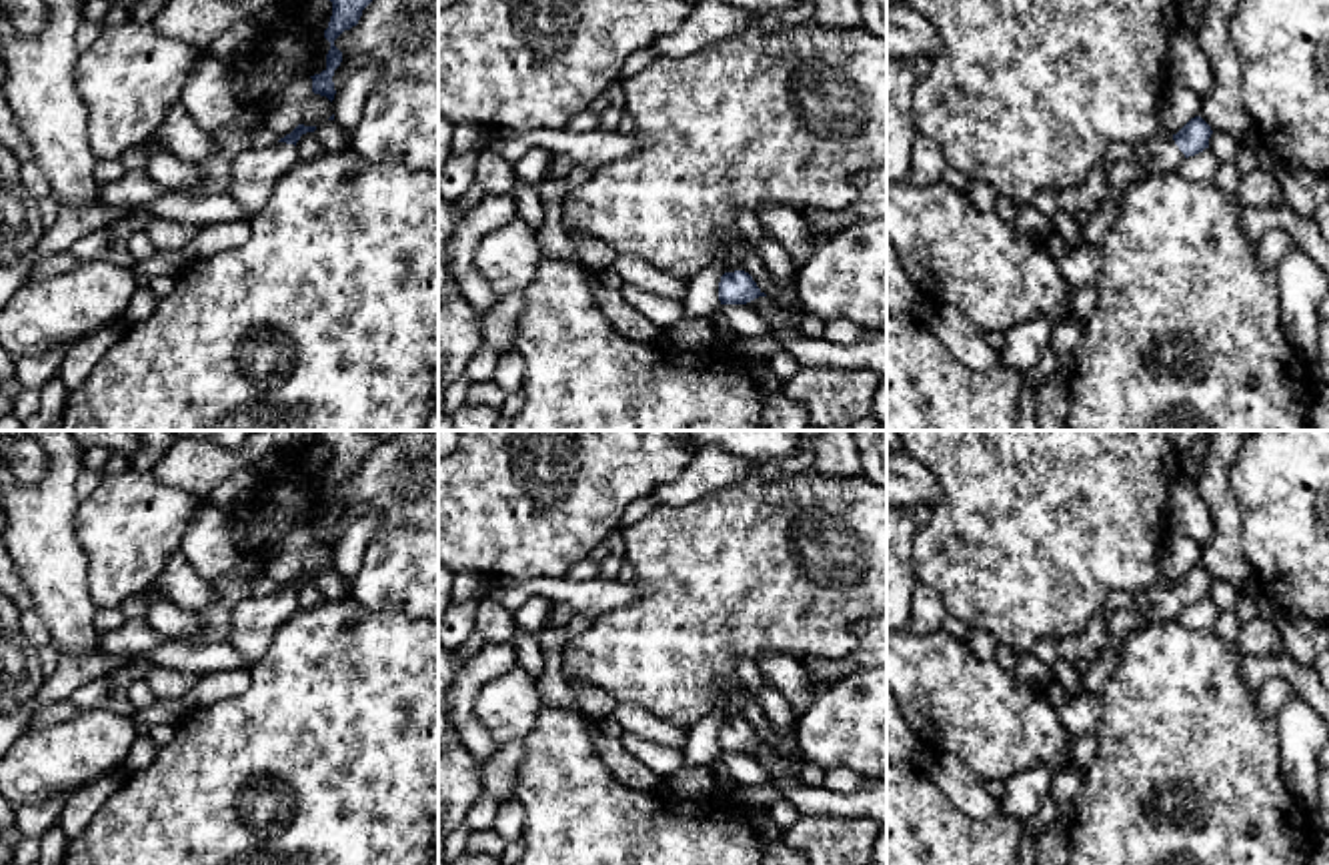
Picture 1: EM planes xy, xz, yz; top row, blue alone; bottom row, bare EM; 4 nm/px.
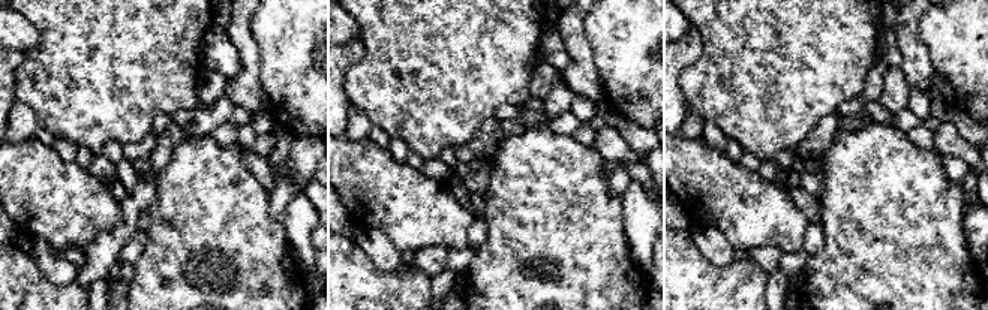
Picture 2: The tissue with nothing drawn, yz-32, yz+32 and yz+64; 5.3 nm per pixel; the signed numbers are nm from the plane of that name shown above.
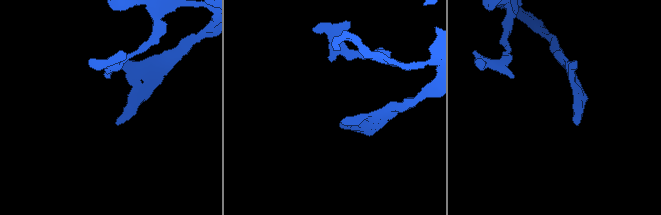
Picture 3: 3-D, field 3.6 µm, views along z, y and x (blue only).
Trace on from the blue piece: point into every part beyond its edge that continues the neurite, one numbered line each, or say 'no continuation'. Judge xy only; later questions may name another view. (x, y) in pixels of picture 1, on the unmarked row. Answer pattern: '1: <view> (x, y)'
1: xy (255, 621)

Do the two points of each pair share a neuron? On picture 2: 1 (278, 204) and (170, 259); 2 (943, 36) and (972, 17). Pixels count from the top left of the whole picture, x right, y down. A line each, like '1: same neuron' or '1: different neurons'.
1: different neurons
2: same neuron

